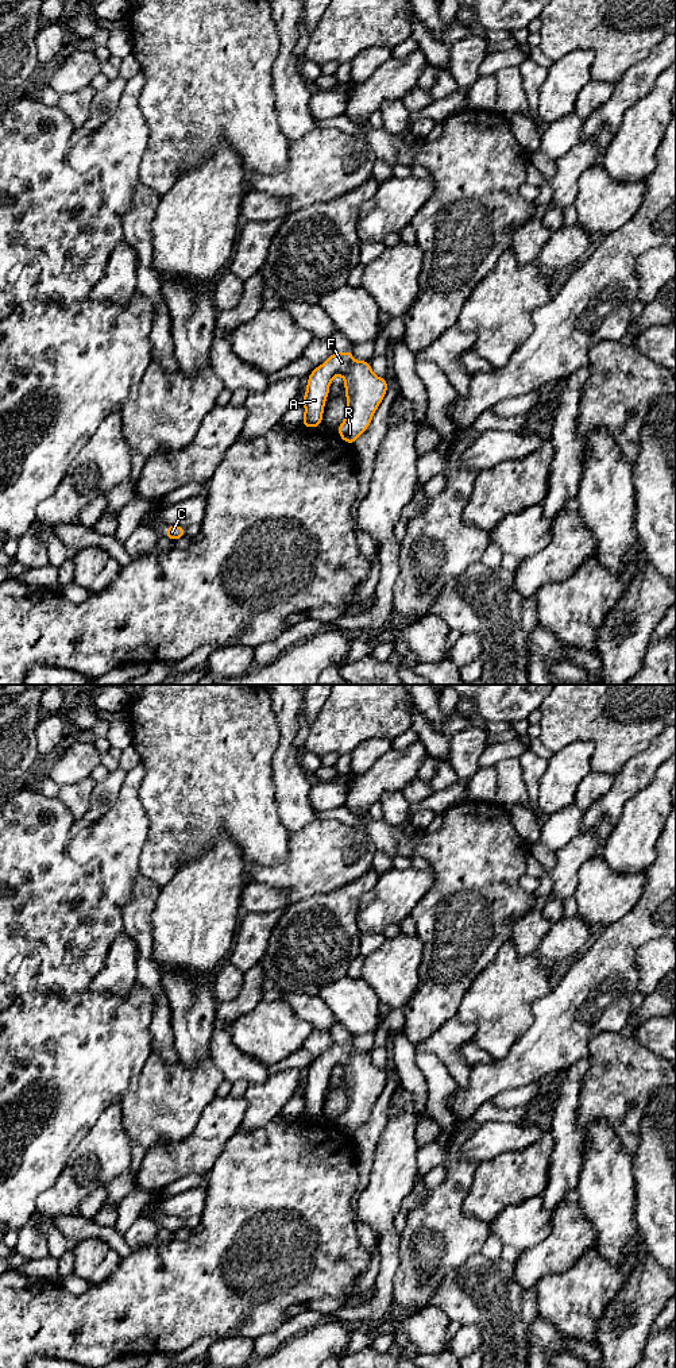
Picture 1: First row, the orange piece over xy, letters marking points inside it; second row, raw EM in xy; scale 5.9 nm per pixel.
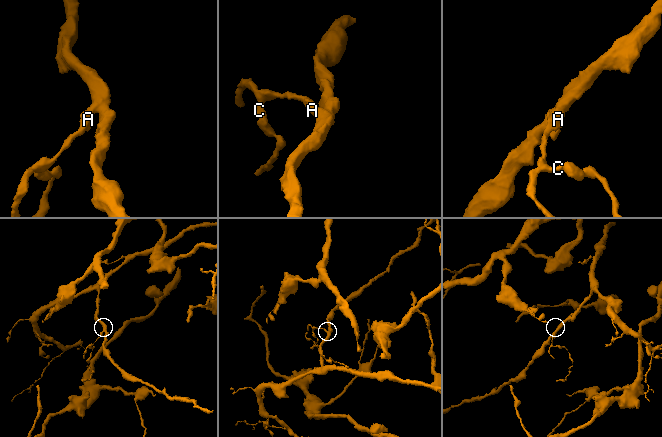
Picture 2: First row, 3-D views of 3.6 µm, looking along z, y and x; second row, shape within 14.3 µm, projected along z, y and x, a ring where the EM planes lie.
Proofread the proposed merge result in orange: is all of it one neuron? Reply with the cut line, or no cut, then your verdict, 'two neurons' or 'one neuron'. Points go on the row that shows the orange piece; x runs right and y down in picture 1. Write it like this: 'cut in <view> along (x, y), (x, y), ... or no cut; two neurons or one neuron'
no cut; one neuron

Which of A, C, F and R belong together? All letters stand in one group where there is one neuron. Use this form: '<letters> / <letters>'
A C F R

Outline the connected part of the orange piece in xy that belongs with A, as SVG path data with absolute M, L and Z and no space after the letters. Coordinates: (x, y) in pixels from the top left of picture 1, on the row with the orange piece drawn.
M352 348L345 352L333 352L321 366L313 369L308 377L306 392L302 398L305 413L302 427L314 428L322 425L322 413L329 394L331 381L337 375L344 377L347 413L344 421L337 427L339 436L354 446L354 442L368 428L372 416L387 393L387 379L381 378L371 370L370 361L355 362Z

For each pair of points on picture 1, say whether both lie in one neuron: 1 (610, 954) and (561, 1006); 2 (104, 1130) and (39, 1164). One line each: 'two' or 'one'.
1: one
2: two

